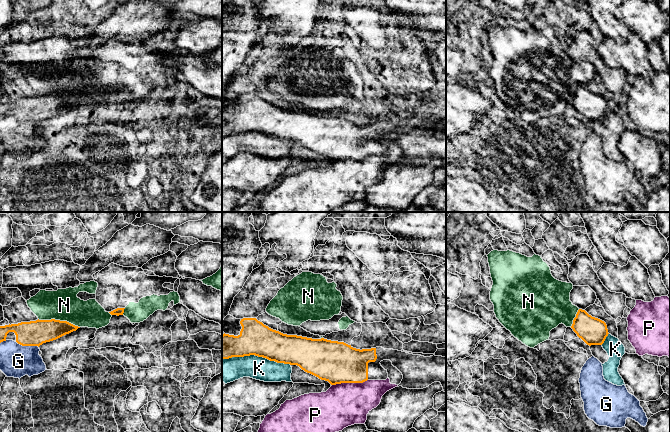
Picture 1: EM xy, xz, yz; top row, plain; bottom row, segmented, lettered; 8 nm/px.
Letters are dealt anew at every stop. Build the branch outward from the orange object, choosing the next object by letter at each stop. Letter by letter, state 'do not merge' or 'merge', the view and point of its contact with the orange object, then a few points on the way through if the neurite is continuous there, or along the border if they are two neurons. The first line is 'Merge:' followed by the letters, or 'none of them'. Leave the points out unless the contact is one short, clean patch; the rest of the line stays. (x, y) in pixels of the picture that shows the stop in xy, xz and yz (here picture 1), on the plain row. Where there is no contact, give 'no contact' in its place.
Merge: none of them
G: do not merge; meets orange in xy at (27, 121)
K: do not merge; meets orange in xz at (256, 131)
N: do not merge; meets orange in xy at (59, 96)
P: do not merge; meets orange in xz at (349, 158); border along xz (367, 155), (362, 158), (341, 158), (332, 161)

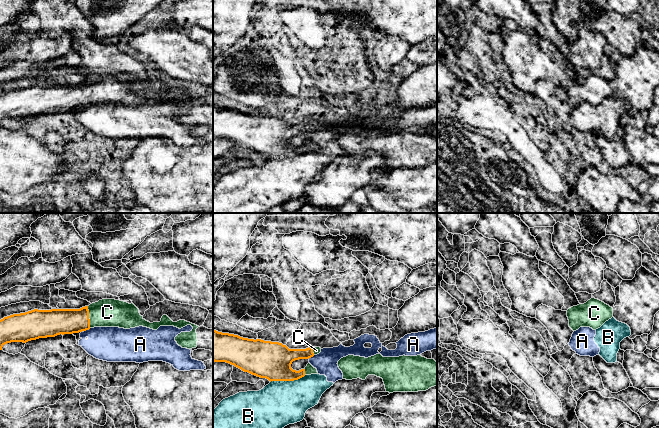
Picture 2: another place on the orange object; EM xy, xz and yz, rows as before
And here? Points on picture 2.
Merge: C
A: do not merge; meets orange in xy at (87, 105); border along xy (90, 104), (84, 107)
B: do not merge; meets orange in xz at (287, 156); border along xz (305, 151), (293, 156), (272, 156), (270, 158)
C: merge; meets orange in xy at (88, 93); runs through xy (58, 97), (74, 97), (88, 93), (107, 88)

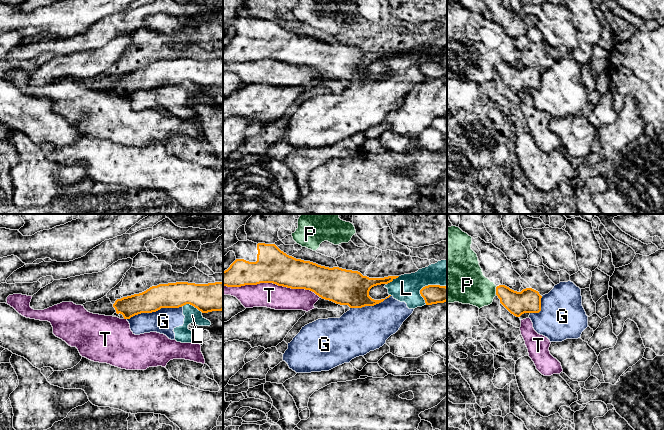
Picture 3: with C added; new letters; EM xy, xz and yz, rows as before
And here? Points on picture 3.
Merge: none of them
G: do not merge; meets orange in xy at (154, 87); border along xy (181, 82), (161, 83), (155, 87), (135, 90), (127, 95)
L: do not merge; meets orange in xz at (431, 61)
P: do not merge; meets orange in yz at (496, 66)
T: do not merge; meets orange in xz at (271, 58)

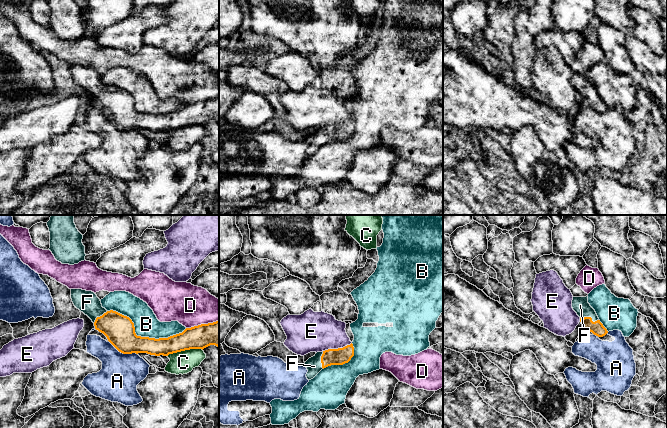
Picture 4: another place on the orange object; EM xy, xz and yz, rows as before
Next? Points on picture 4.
Merge: F
A: do not merge; meets orange in xy at (123, 129)
B: do not merge; meets orange in xy at (142, 113)
C: do not merge; meets orange in xy at (184, 126)
D: do not merge; meets orange in xy at (202, 100)
E: do not merge; meets orange in xz at (338, 124)
F: merge; meets orange in yz at (590, 93); runs through yz (597, 104), (590, 93), (580, 81)

